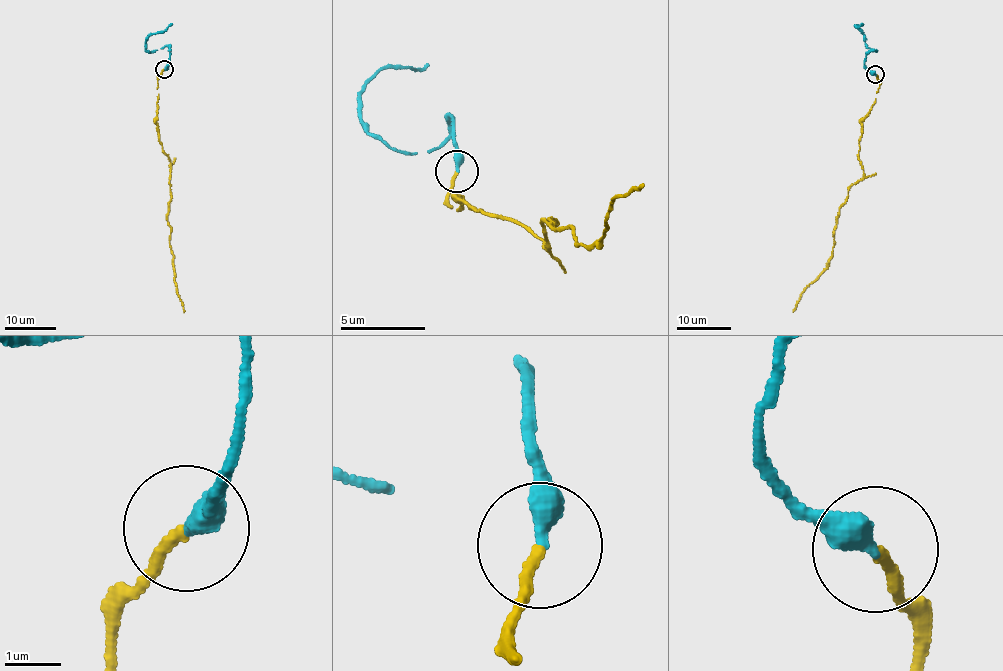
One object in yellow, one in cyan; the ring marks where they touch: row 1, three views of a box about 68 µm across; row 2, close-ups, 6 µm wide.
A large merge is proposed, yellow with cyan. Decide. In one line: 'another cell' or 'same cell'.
same cell

